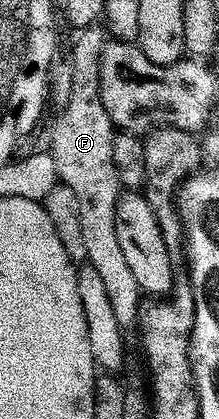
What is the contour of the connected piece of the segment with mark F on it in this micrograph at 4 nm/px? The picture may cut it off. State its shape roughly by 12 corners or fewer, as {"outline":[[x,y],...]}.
{"outline":[[102,29],[71,51],[69,101],[53,124],[60,183],[79,198],[88,263],[115,318],[141,288],[115,232],[123,188],[101,101]]}

